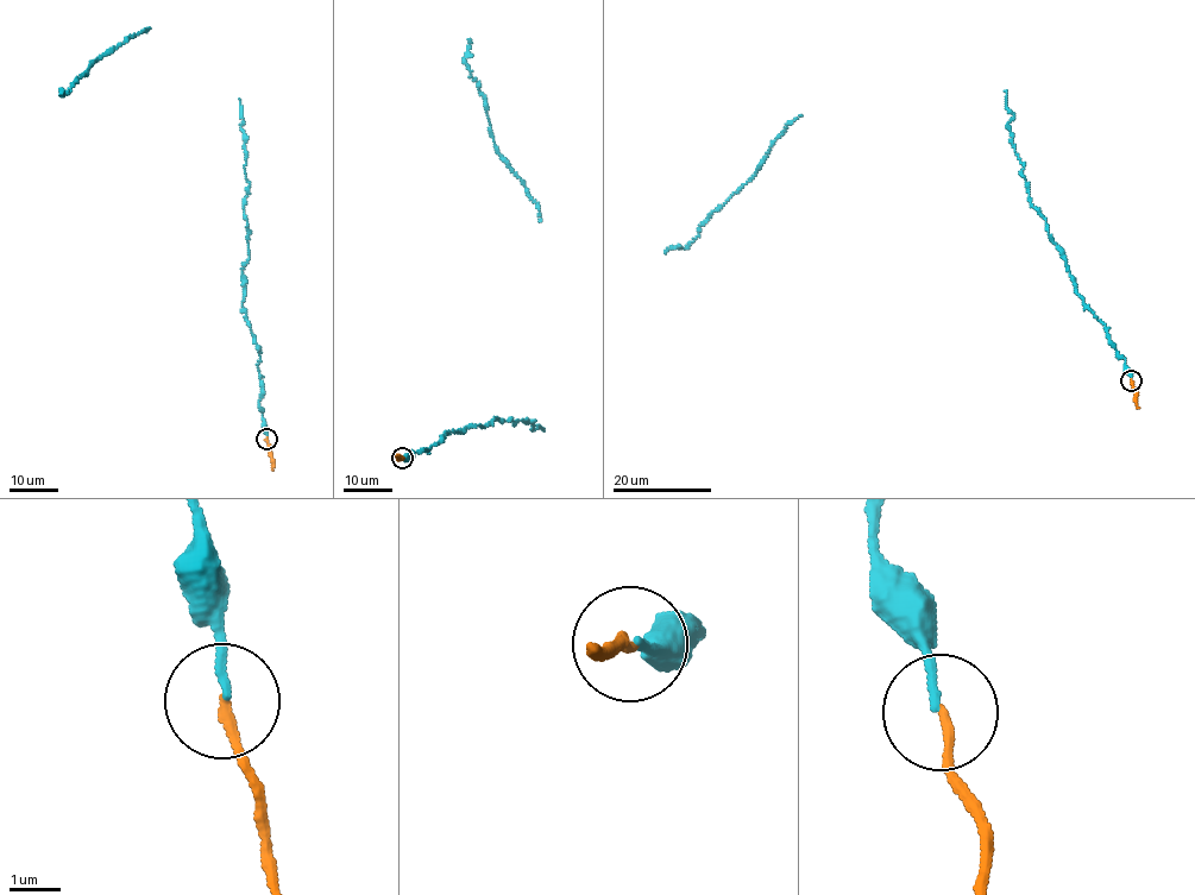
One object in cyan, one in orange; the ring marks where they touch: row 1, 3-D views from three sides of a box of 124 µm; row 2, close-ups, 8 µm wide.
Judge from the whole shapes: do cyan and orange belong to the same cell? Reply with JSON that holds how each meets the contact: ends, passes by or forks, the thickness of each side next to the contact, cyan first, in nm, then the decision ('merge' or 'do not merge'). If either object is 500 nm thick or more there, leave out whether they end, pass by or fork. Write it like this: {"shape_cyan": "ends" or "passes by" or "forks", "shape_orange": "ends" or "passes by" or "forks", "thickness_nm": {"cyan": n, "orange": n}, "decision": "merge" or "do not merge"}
{"shape_cyan": "ends", "shape_orange": "ends", "thickness_nm": {"cyan": 140, "orange": 180}, "decision": "merge"}

